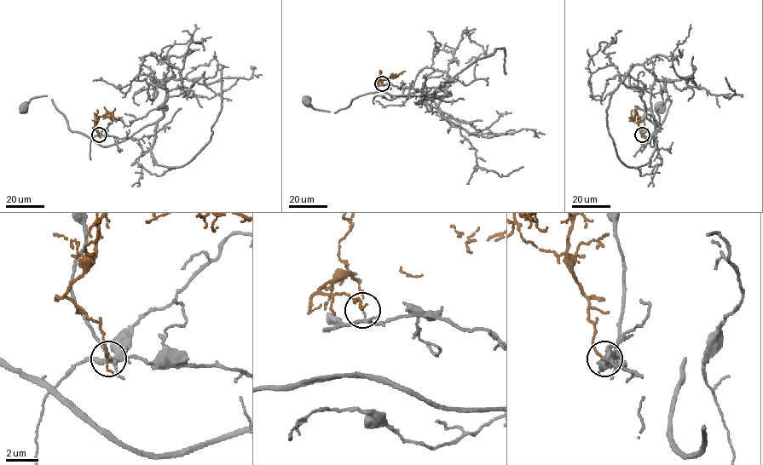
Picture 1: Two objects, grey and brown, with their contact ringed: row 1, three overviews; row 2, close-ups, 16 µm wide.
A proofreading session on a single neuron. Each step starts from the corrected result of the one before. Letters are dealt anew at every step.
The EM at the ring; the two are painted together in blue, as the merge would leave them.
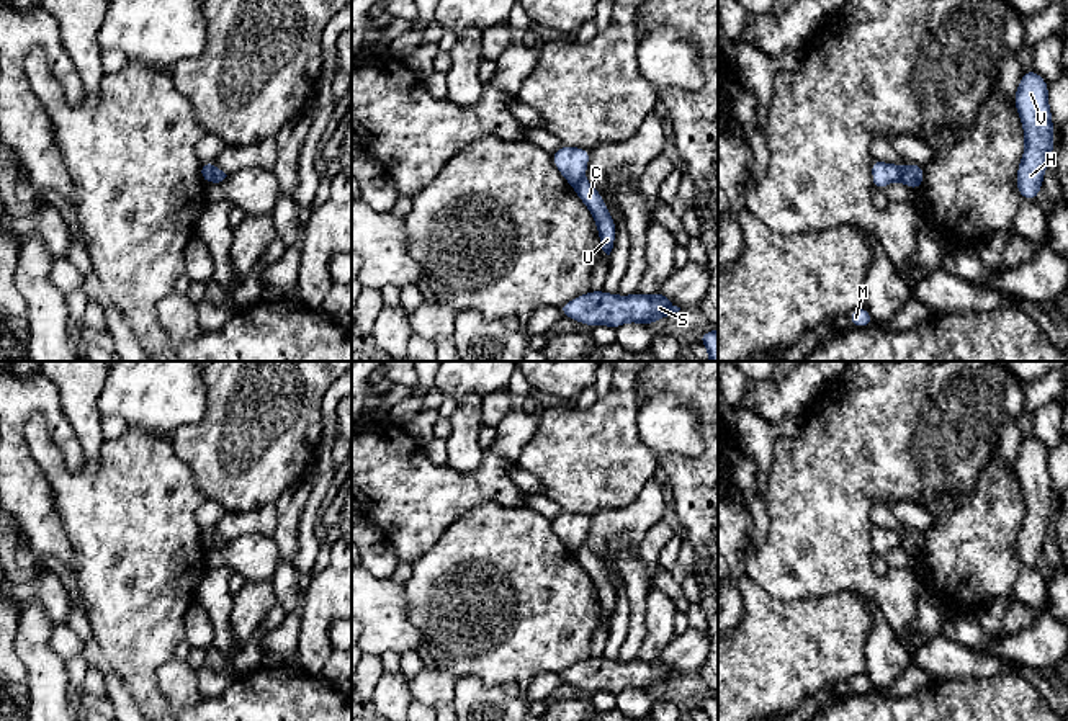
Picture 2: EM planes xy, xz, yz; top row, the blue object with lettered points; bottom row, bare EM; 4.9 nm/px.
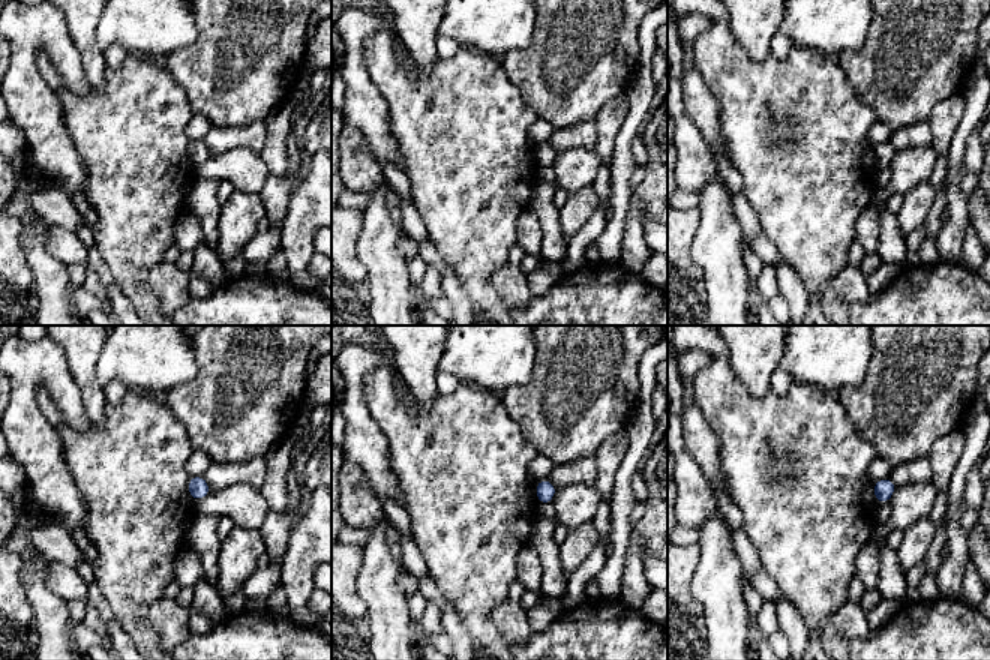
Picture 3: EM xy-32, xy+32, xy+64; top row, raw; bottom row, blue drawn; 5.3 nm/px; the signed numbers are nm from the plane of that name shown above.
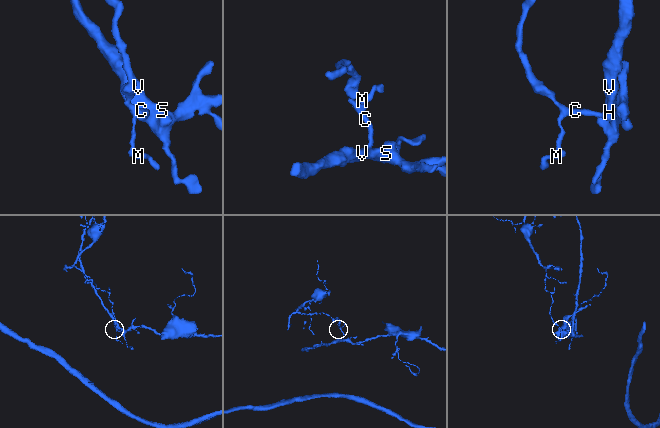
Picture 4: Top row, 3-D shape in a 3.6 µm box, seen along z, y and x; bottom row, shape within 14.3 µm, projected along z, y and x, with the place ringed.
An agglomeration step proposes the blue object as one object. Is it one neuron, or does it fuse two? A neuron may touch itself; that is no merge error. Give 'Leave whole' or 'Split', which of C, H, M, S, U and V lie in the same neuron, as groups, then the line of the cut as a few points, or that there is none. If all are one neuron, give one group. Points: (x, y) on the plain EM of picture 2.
Split. Groups: C H S U V / M. Split along xy (216, 532), (211, 546)

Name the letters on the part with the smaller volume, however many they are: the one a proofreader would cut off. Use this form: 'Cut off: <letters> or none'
Cut off: M

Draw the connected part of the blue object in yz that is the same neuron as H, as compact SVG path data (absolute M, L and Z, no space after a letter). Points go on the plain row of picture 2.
M1034 435L1021 441L1012 464L1024 497L1024 522L1019 526L1016 554L1022 566L1035 567L1055 517L1048 450Z

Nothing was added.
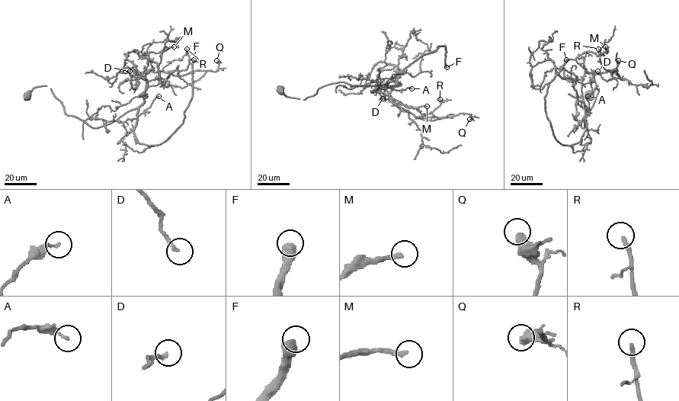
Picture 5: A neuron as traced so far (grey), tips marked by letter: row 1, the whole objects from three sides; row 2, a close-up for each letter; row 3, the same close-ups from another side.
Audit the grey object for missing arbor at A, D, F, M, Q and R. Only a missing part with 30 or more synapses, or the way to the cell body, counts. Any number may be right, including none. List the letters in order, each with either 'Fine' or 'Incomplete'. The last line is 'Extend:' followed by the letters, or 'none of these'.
A: Fine
D: Fine
F: Incomplete
M: Fine
Q: Fine
R: Incomplete
Extend: F, R

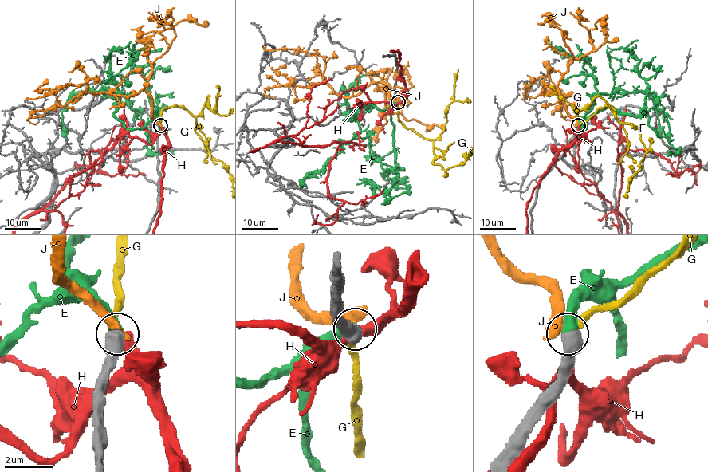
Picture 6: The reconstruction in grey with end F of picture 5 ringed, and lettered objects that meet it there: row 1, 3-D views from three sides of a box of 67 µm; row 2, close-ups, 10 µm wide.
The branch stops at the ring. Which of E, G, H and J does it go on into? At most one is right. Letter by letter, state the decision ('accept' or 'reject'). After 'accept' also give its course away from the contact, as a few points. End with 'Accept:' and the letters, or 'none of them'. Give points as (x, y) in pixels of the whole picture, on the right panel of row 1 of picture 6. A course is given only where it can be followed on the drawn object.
E: accept; it runs (579, 125), (583, 120), (585, 127), (580, 128), (584, 116), (596, 94), (647, 92), (654, 102), (660, 137)
G: reject
H: reject
J: reject
Accept: E

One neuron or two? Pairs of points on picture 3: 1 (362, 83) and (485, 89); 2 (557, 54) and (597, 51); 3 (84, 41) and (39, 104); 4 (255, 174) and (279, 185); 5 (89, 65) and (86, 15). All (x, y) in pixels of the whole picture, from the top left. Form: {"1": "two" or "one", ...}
{"1": "two", "2": "one", "3": "two", "4": "two", "5": "one"}

